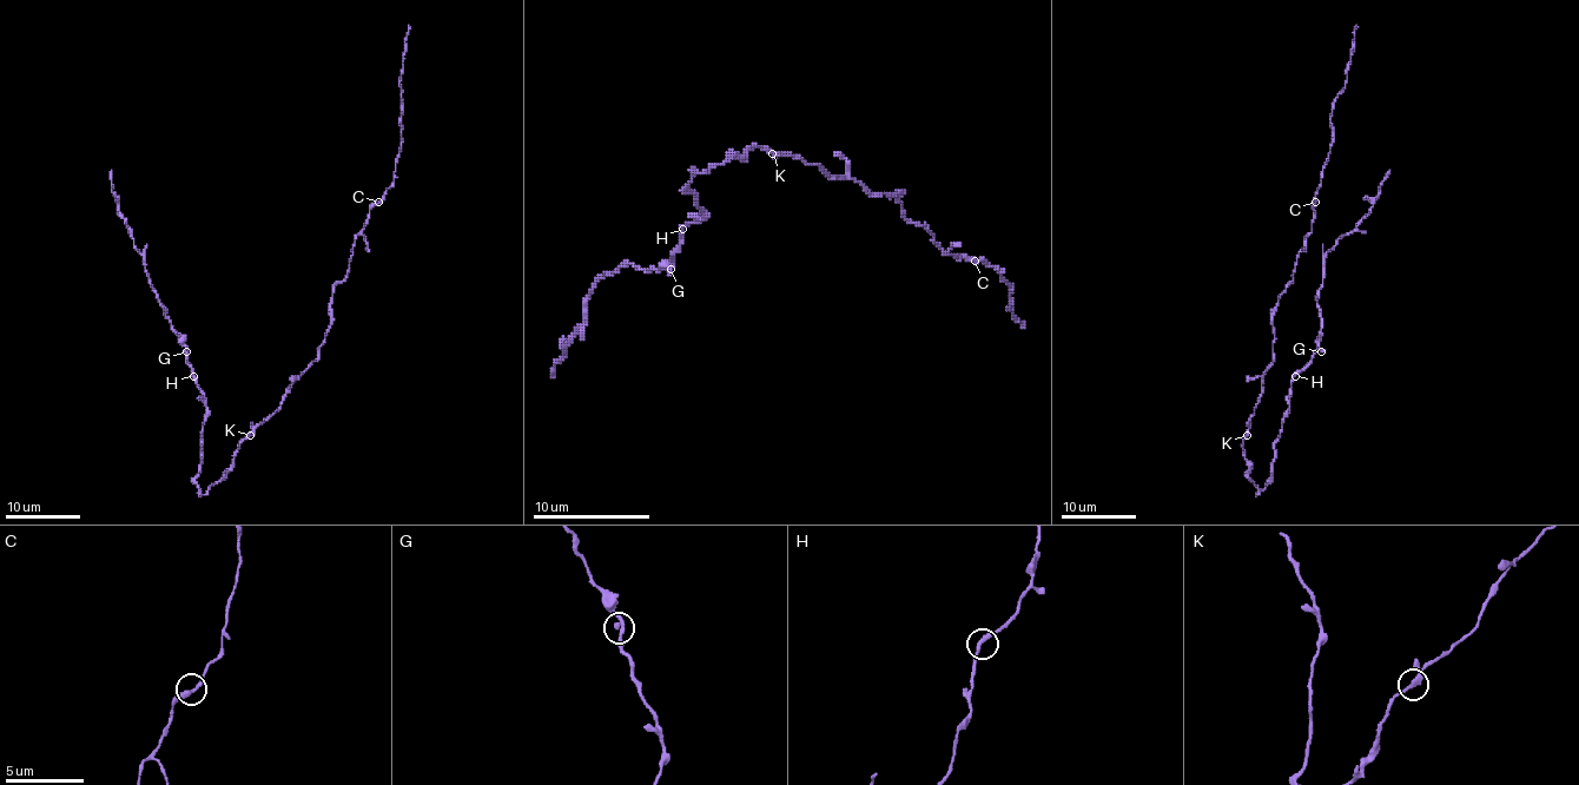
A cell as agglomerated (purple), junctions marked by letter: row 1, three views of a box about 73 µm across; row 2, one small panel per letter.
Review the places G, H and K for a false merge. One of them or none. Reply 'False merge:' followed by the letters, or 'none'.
False merge: none

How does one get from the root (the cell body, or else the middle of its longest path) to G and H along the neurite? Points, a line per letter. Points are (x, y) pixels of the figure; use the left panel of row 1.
G: (252, 431), (239, 444), (230, 470), (203, 495), (195, 480), (203, 457), (206, 398), (186, 351)
H: (252, 431), (239, 444), (230, 470), (203, 495), (195, 480), (203, 457), (206, 398), (193, 376)

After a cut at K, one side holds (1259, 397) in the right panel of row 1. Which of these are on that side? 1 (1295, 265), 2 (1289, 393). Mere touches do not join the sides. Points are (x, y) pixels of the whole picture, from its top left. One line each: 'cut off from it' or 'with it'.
1: with it
2: cut off from it

